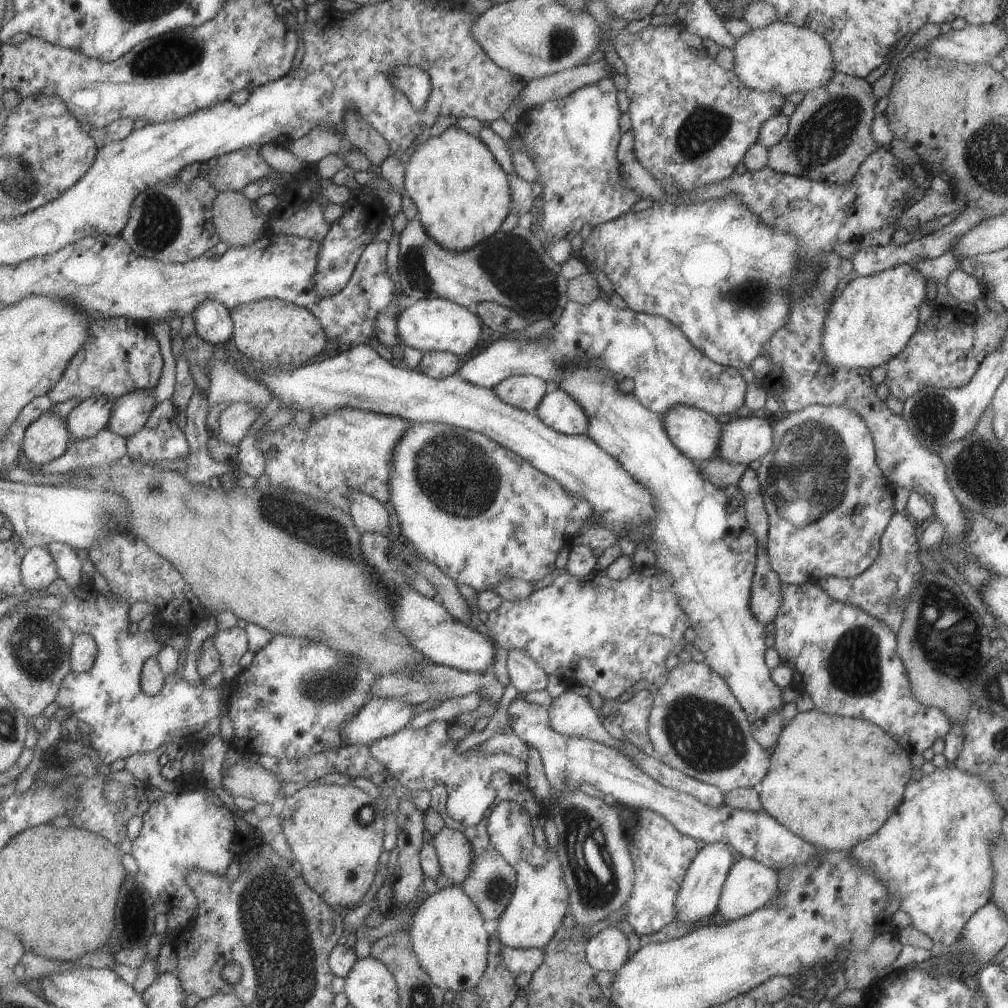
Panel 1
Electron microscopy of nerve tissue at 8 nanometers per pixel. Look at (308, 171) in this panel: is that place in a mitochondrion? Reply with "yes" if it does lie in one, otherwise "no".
no

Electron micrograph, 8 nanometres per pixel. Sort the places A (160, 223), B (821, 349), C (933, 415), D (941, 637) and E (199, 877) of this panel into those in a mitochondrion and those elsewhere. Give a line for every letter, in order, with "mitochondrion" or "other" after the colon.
A: mitochondrion
B: other
C: mitochondrion
D: mitochondrion
E: other

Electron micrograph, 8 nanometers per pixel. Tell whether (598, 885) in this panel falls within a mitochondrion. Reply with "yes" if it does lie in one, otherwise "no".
yes

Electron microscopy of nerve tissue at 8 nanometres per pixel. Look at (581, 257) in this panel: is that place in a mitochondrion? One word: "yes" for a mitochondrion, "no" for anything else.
no

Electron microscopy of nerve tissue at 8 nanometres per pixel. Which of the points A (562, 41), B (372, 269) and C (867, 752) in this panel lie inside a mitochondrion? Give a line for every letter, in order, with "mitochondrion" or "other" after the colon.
A: mitochondrion
B: other
C: other

